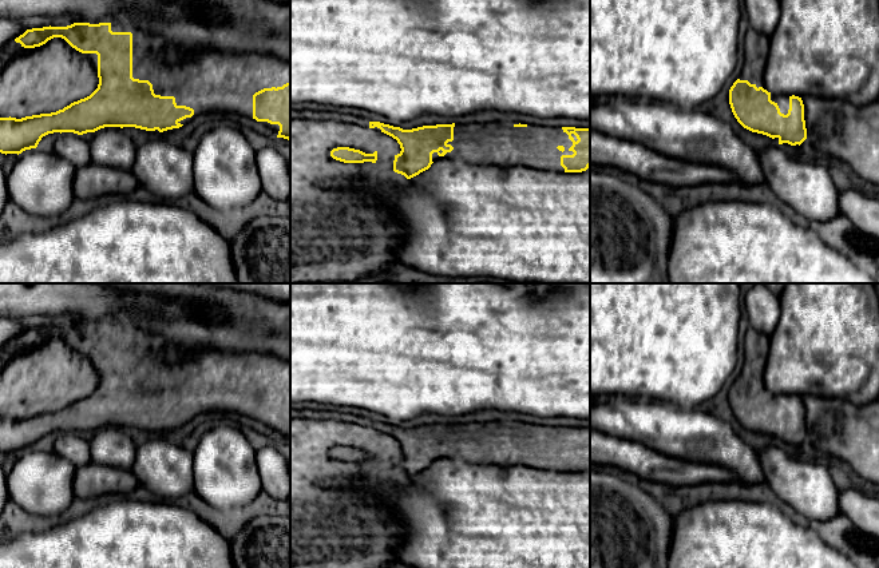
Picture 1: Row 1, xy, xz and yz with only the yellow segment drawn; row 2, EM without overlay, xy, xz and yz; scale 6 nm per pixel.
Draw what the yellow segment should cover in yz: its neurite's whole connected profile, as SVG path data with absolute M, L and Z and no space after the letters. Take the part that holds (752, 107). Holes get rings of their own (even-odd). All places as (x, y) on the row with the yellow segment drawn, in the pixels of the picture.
M748 28L744 67L729 90L729 104L744 128L767 135L779 144L800 146L807 139L801 98L773 95L764 86L769 44L771 36Z

